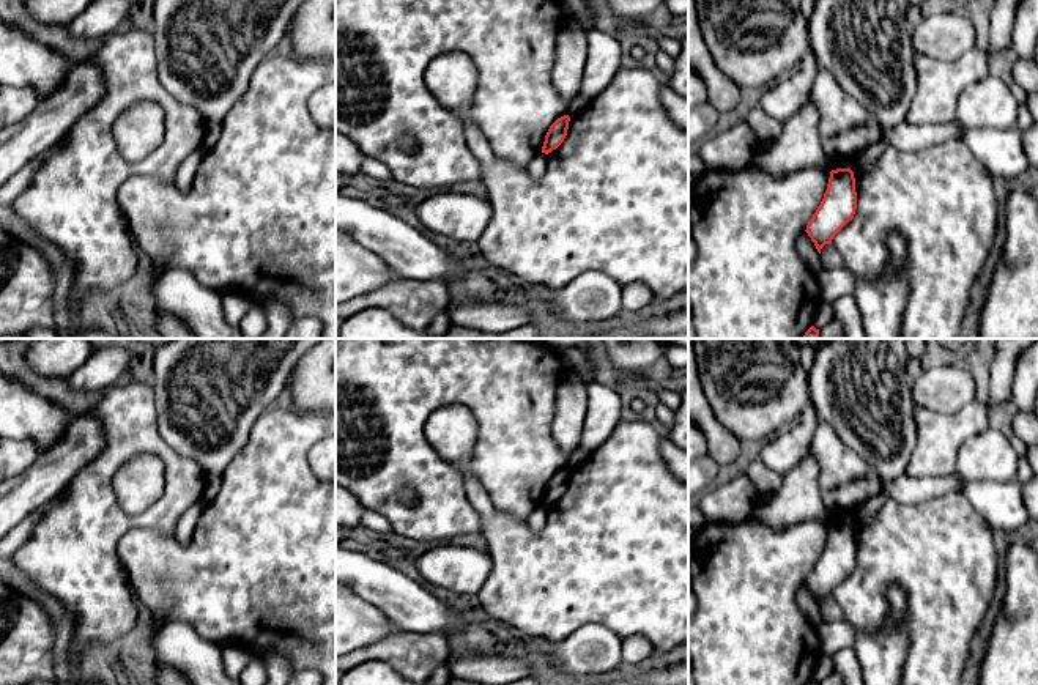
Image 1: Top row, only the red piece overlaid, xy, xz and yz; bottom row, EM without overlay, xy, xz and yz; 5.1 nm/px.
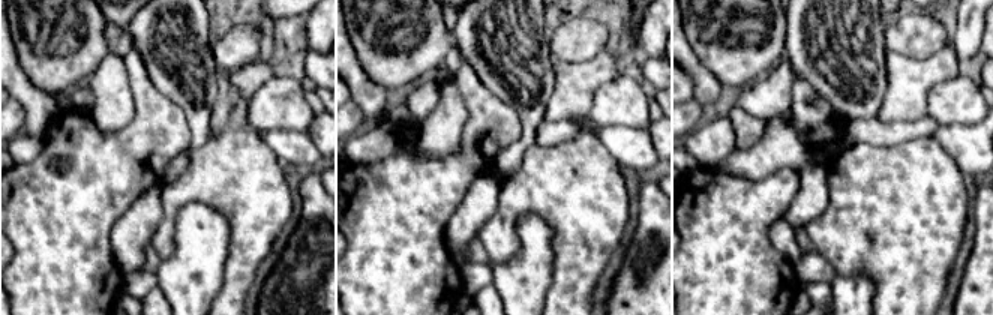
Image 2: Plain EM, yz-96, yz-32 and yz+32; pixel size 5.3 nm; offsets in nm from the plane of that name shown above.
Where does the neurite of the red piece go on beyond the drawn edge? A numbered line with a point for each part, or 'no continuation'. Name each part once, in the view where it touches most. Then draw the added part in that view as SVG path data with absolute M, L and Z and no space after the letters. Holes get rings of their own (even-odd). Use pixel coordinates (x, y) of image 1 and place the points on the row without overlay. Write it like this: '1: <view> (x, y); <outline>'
no continuation

